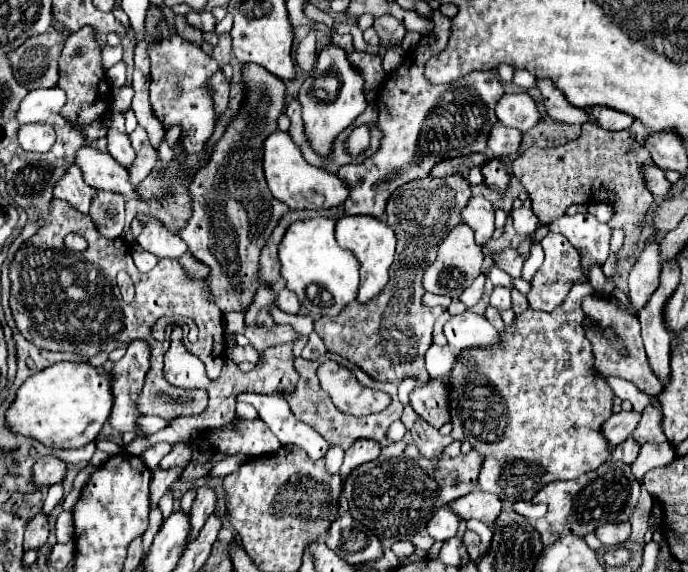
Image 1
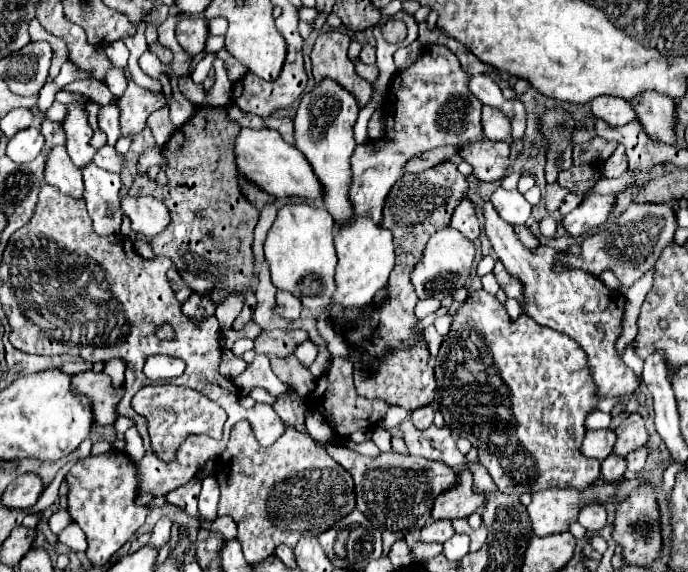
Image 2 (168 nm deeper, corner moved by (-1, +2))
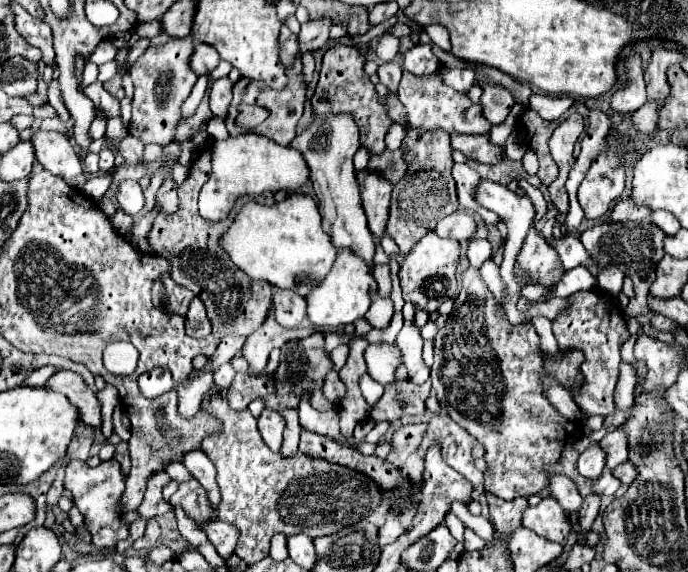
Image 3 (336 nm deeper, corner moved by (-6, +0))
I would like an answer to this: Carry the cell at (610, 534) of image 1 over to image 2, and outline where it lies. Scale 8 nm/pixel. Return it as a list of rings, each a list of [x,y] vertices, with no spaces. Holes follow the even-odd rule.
[[[590,505],[580,511],[578,523],[590,533],[598,533],[600,529],[604,529],[608,525],[608,517],[606,517],[606,511],[602,505]]]

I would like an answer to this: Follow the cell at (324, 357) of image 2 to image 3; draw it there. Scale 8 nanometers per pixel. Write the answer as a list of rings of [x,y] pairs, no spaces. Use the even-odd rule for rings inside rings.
[[[339,345],[335,351],[331,351],[331,359],[333,359],[335,371],[339,371],[345,365],[347,355],[349,355],[349,345]]]

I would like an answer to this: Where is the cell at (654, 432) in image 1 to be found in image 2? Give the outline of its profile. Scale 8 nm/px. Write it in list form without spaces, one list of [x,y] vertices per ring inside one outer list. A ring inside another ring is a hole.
[[[632,413],[616,429],[616,435],[618,435],[618,441],[614,445],[614,453],[618,453],[618,455],[628,455],[630,451],[646,445],[650,439],[650,433],[644,425],[644,417],[640,413]]]

